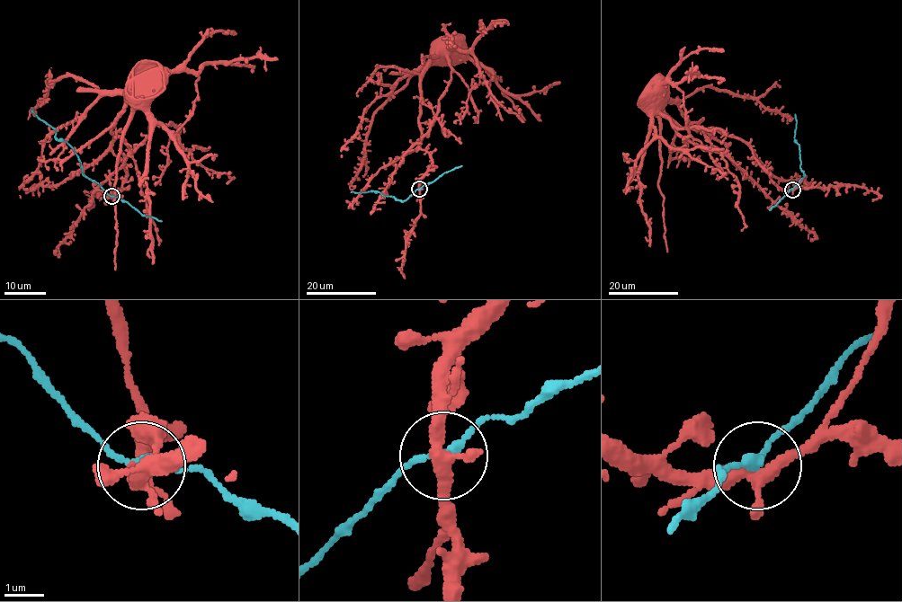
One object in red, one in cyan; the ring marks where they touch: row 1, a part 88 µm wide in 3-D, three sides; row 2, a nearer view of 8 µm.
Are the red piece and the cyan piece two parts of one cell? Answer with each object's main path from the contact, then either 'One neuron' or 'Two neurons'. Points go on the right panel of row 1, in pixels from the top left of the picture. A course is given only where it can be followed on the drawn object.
Course of red: (793, 190), (740, 139), (682, 129), (664, 110), (665, 83), (683, 93), (686, 128), (722, 171), (716, 179). Course of cyan: (793, 190), (805, 175), (799, 167), (799, 145), (794, 140), (794, 114). One neuron

